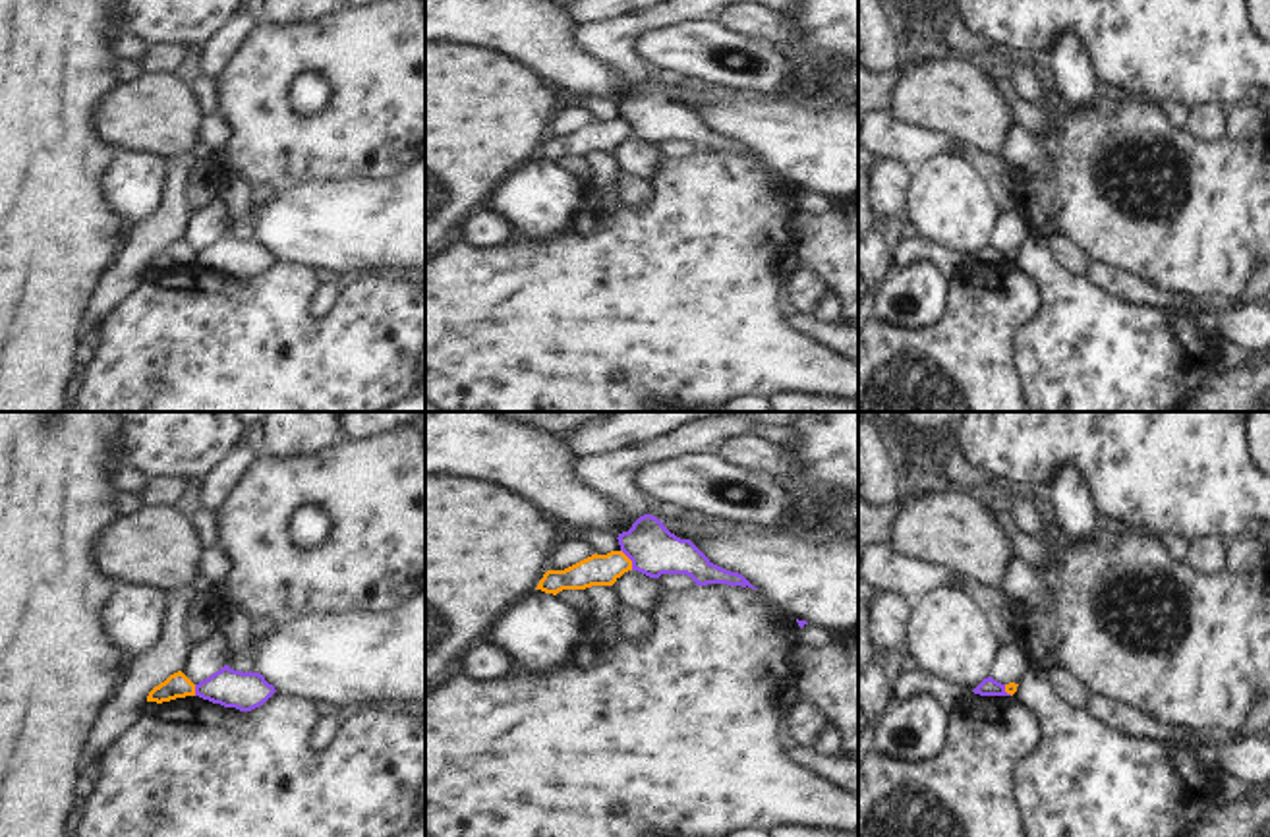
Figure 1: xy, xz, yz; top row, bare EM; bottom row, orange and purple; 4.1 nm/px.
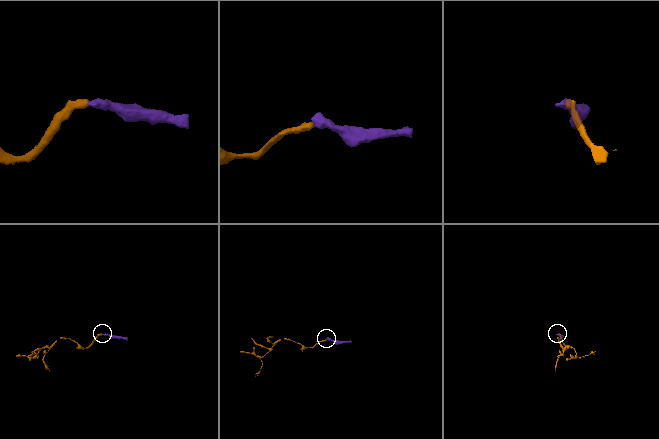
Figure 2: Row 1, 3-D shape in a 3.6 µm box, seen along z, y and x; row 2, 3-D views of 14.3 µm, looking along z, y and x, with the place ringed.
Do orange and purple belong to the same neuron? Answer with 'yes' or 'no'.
no

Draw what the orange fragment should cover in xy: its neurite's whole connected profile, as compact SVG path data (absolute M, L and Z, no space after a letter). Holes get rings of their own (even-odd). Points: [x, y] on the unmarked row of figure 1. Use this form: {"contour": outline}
{"contour": "M178 238L155 253L147 263L147 269L162 271L186 263L195 263L195 251L182 238Z"}

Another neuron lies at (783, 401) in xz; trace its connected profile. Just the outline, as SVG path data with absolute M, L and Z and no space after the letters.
M779 392L769 400L773 412L858 412L858 400L841 400L837 396Z

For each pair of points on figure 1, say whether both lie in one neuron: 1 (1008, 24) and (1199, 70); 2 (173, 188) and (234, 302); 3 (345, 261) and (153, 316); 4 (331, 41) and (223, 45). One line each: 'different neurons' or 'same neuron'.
1: same neuron
2: different neurons
3: different neurons
4: different neurons

